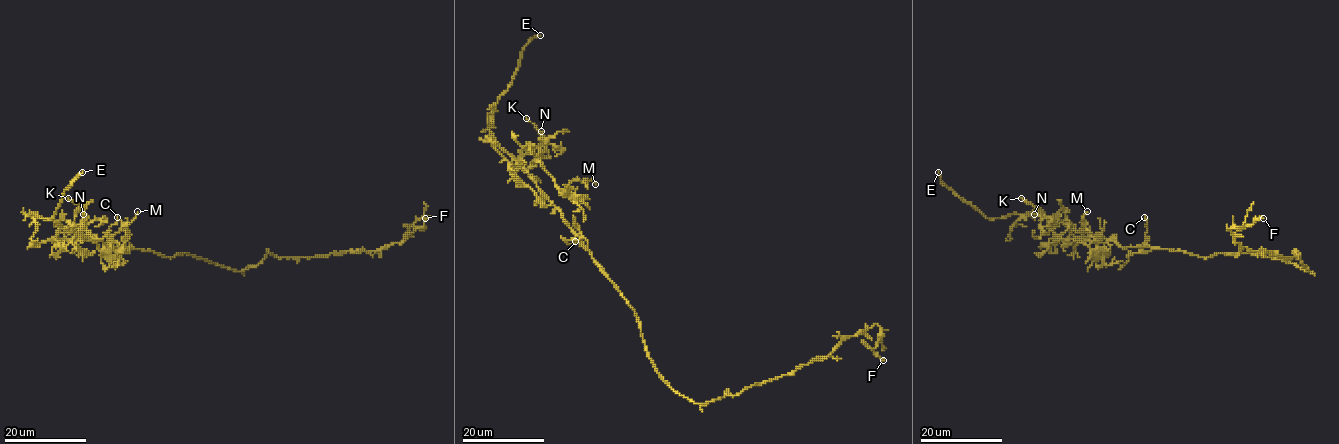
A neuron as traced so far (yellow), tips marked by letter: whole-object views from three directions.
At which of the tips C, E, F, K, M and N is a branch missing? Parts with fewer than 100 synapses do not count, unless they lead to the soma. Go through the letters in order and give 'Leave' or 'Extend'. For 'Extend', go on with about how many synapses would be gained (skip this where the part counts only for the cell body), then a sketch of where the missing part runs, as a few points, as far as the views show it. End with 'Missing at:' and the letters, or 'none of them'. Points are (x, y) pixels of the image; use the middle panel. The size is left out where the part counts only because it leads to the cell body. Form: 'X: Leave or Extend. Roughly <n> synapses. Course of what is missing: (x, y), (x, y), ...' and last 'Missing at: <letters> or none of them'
C: Leave
E: Extend. Course of what is missing: (540, 35), (573, 34), (578, 27), (577, 22), (584, 22)
F: Leave
K: Leave
M: Leave
N: Leave
Missing at: E

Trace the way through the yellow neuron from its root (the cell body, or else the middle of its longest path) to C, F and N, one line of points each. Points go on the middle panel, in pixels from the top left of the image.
C: (639, 320), (592, 257), (587, 240), (583, 237), (575, 240), (564, 238), (566, 243), (575, 241)
F: (639, 320), (657, 373), (701, 404), (824, 359), (874, 324), (880, 338), (872, 350), (883, 360)
N: (639, 320), (561, 213), (518, 164), (517, 159), (543, 138), (541, 131)

